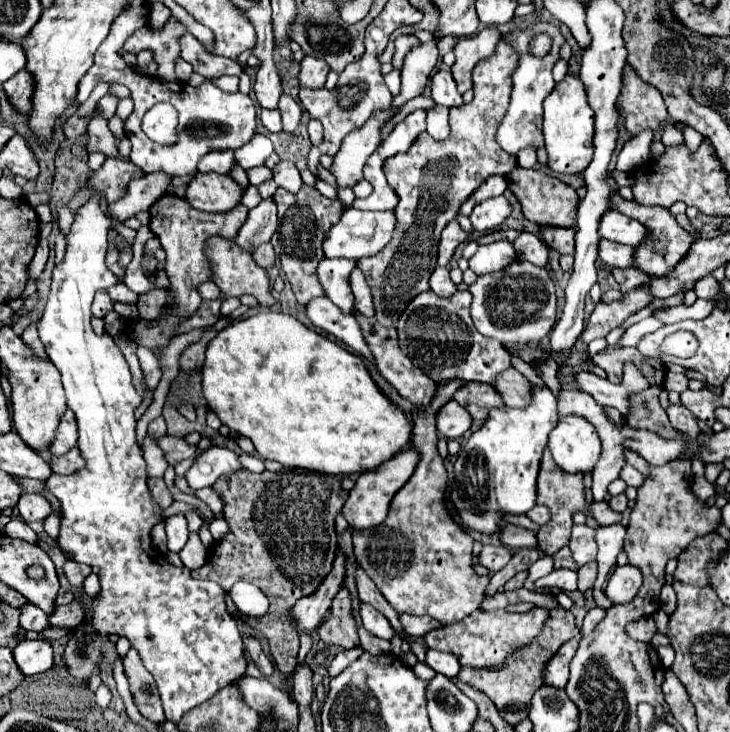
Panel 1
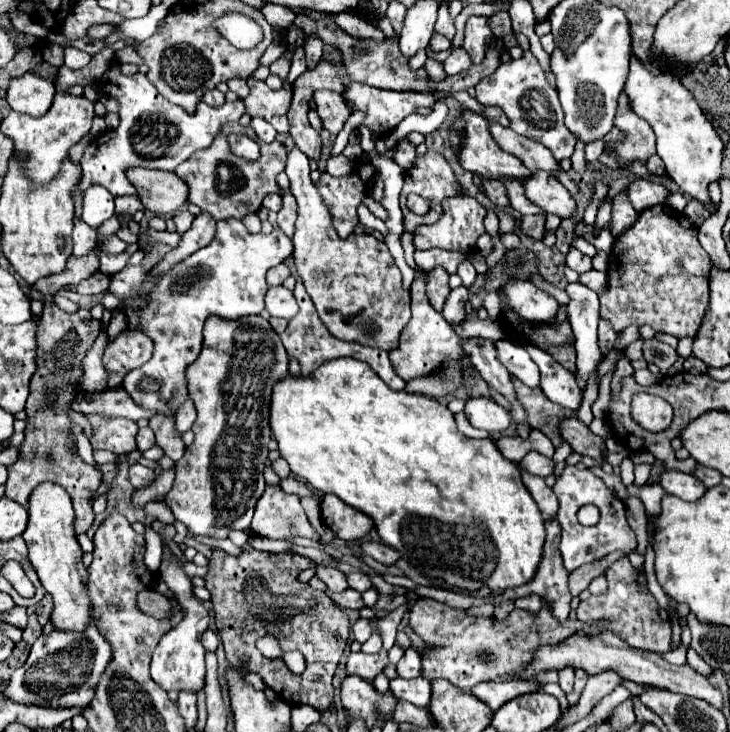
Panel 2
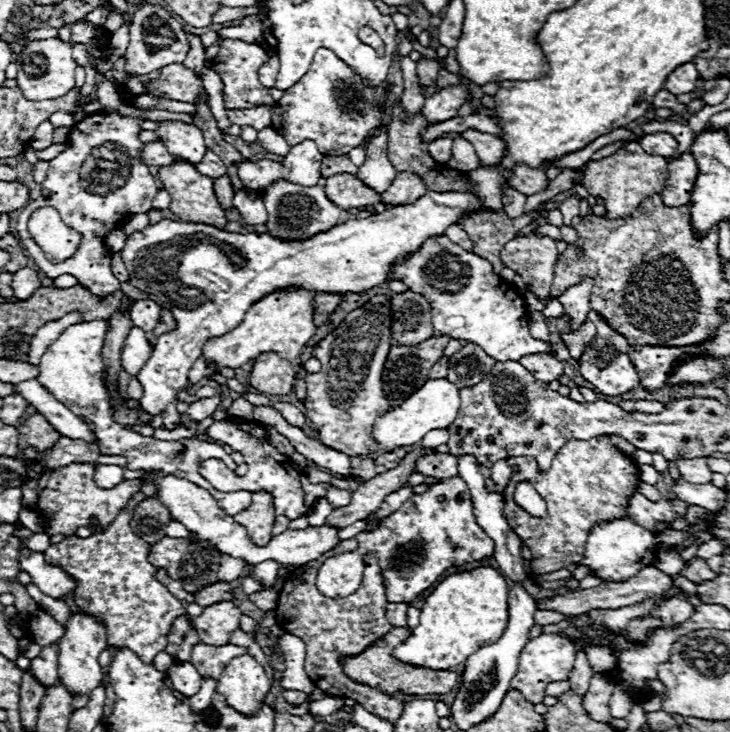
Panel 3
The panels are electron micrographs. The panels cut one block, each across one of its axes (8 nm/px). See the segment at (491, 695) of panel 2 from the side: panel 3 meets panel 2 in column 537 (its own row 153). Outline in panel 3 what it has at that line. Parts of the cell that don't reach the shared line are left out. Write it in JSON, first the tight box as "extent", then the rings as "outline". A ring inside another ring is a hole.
{"extent":[662,152,698,206],"outline":[[[690,152],[680,154],[670,162],[670,184],[666,192],[662,192],[662,200],[668,206],[682,206],[690,202],[690,192],[694,190],[694,182],[698,176],[698,164]]]}

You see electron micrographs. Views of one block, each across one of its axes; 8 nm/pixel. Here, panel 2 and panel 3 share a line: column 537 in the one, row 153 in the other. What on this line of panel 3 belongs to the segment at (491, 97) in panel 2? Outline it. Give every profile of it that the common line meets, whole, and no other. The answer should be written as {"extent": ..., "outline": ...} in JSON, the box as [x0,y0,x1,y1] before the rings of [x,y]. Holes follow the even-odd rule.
{"extent":[18,112,156,296],"outline":[[[96,112],[86,116],[70,130],[70,140],[66,150],[50,160],[50,168],[46,180],[42,182],[42,190],[48,194],[40,194],[28,208],[18,216],[18,238],[22,246],[28,250],[30,258],[40,266],[40,270],[48,278],[58,278],[62,274],[72,274],[76,280],[94,292],[96,296],[108,296],[120,290],[120,280],[110,270],[110,248],[104,244],[108,232],[120,228],[126,216],[148,212],[152,208],[152,200],[156,196],[156,180],[152,178],[148,166],[142,160],[142,142],[138,140],[140,120],[122,118],[120,114]],[[38,208],[56,208],[62,220],[82,234],[82,244],[78,252],[60,264],[52,264],[44,258],[40,246],[28,234],[28,220]]]}

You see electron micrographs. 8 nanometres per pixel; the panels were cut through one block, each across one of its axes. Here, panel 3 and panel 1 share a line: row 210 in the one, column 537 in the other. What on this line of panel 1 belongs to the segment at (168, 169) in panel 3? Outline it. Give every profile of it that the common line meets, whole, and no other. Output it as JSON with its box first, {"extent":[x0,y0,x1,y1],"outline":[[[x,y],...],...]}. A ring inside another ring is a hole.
{"extent":[508,168,578,228],"outline":[[[516,168],[508,176],[508,188],[516,194],[522,204],[522,212],[530,222],[540,226],[558,226],[558,228],[574,228],[576,226],[576,208],[578,208],[578,194],[572,186],[560,182],[554,176],[548,176],[538,170]]]}

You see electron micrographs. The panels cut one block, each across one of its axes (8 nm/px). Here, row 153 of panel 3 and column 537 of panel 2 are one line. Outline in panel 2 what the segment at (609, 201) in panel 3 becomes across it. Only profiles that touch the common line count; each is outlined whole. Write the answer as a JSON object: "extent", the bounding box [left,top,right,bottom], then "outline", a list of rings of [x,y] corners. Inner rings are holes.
{"extent":[410,598,582,692],"outline":[[[418,598],[410,608],[410,626],[430,648],[422,654],[422,678],[446,678],[460,690],[470,692],[470,688],[480,682],[520,672],[520,668],[534,658],[538,646],[566,640],[582,628],[582,622],[566,620],[564,624],[558,624],[548,606],[542,606],[536,616],[524,610],[512,610],[508,620],[498,622],[494,618],[466,616],[464,610],[448,608],[430,598]]]}

